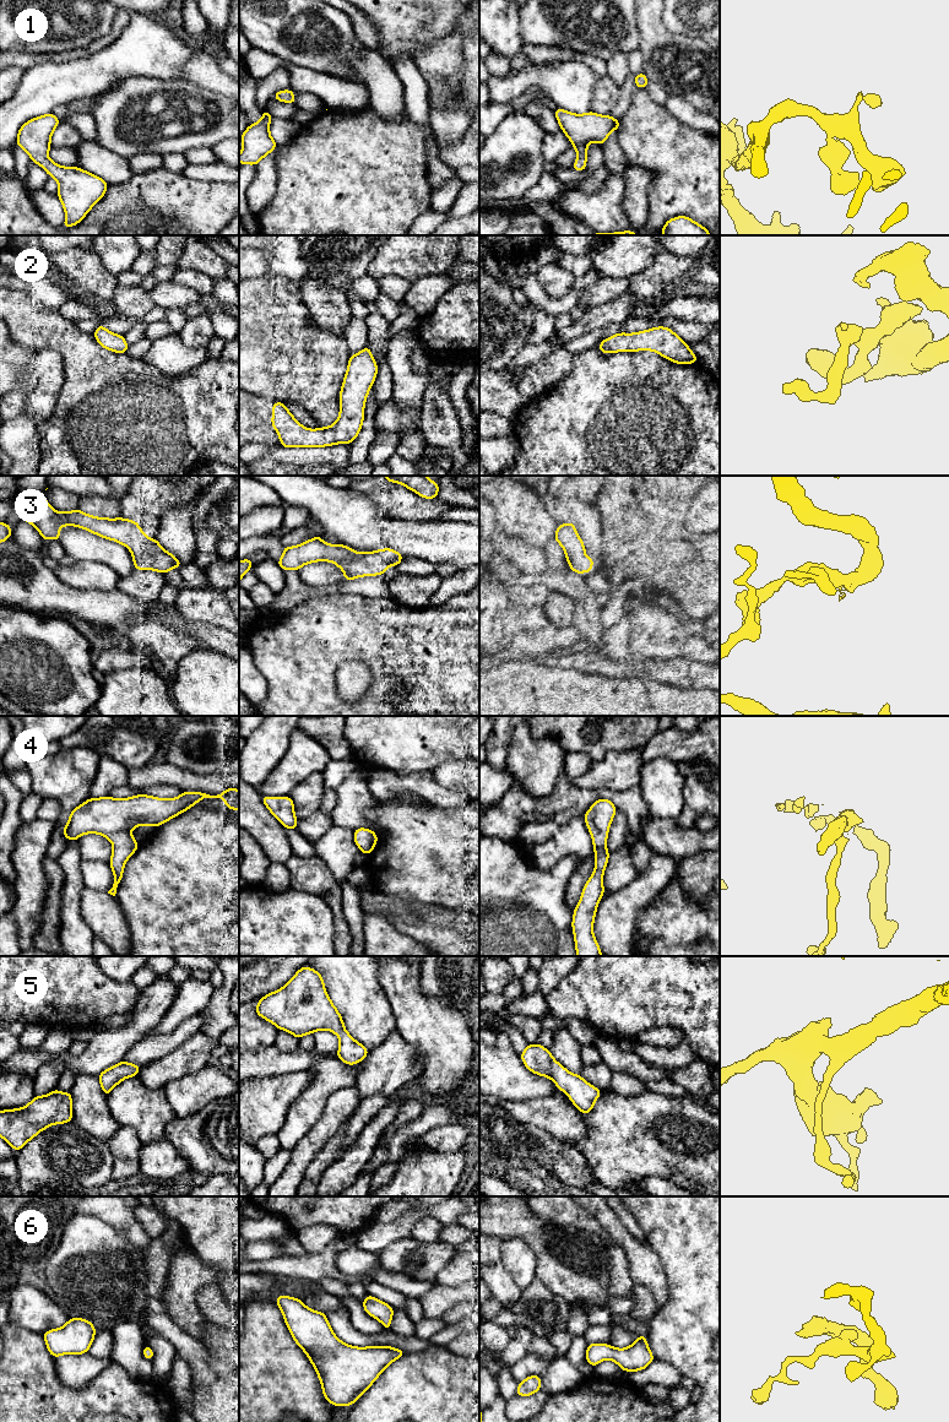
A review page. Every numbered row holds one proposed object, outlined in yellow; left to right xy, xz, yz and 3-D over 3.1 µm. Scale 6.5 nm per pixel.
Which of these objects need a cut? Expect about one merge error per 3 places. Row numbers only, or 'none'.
none

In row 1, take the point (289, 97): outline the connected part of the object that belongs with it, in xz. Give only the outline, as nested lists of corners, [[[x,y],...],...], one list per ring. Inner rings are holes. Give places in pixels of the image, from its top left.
[[[291,89],[278,91],[273,94],[273,98],[280,102],[295,104],[295,96],[294,96],[293,91],[291,91]]]

